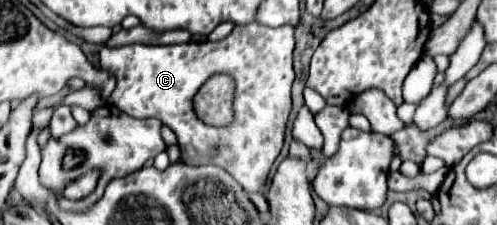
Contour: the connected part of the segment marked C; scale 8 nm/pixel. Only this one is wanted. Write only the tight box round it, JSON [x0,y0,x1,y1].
[99,23,295,193]

